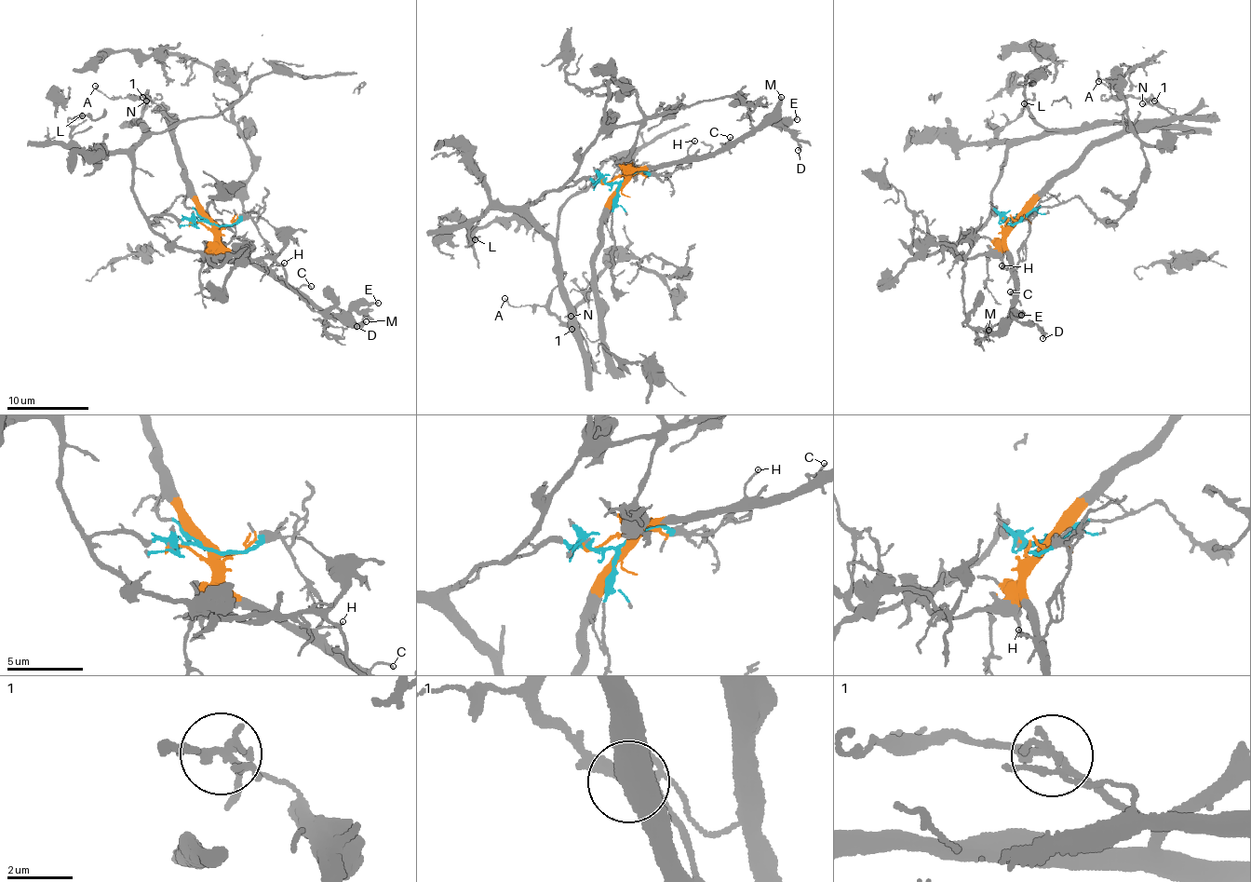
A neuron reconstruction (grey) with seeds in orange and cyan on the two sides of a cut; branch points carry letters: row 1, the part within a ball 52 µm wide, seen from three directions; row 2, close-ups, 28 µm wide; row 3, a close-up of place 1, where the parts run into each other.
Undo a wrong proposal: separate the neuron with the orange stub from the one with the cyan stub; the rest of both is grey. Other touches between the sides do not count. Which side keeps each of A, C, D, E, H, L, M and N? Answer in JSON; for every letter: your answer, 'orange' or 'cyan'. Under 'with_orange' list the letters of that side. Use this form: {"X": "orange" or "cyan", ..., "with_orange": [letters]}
{"A": "cyan", "C": "orange", "D": "orange", "E": "orange", "H": "orange", "L": "cyan", "M": "orange", "N": "cyan", "with_orange": ["C", "D", "E", "H", "M"]}

